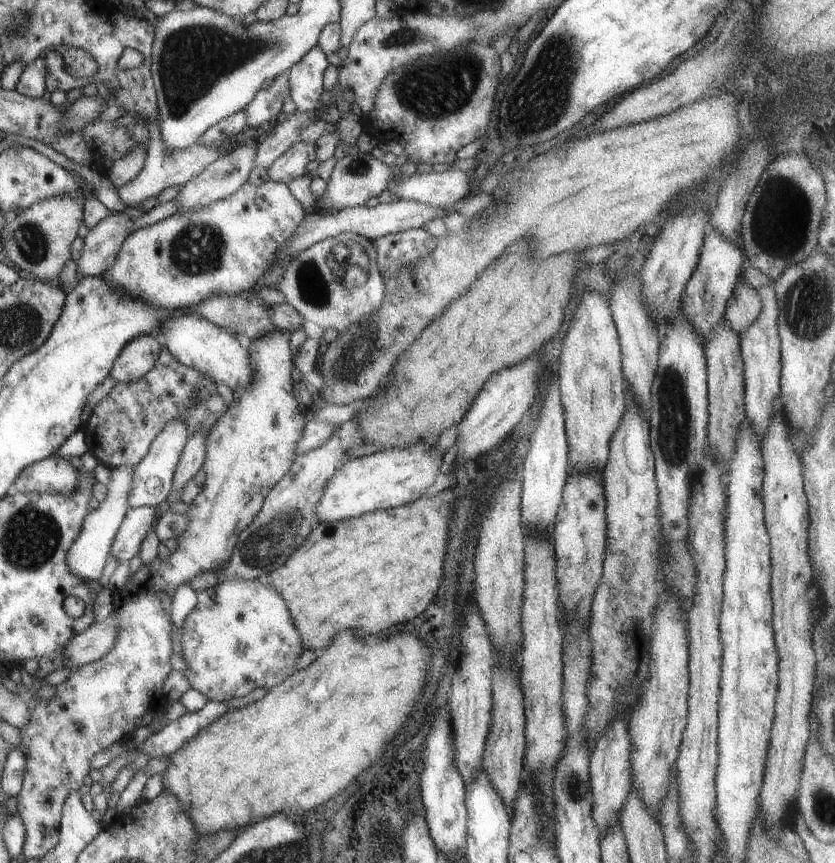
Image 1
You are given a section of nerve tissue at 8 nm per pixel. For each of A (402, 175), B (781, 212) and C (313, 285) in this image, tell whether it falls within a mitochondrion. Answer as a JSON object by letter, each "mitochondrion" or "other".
{"A":"other","B":"mitochondrion","C":"mitochondrion"}

